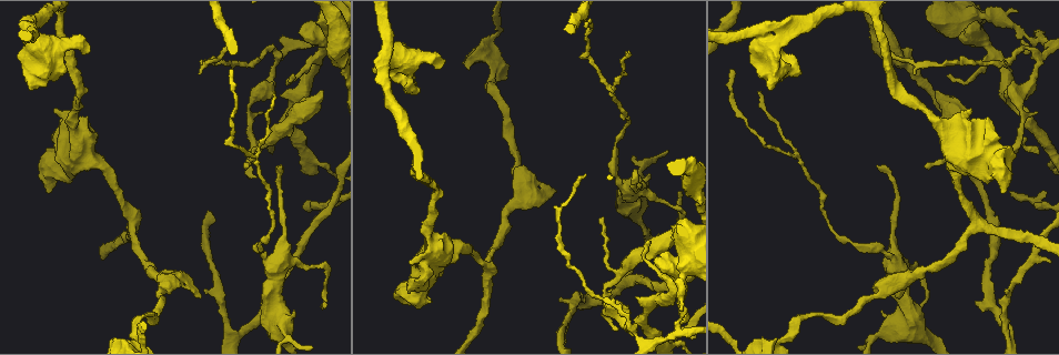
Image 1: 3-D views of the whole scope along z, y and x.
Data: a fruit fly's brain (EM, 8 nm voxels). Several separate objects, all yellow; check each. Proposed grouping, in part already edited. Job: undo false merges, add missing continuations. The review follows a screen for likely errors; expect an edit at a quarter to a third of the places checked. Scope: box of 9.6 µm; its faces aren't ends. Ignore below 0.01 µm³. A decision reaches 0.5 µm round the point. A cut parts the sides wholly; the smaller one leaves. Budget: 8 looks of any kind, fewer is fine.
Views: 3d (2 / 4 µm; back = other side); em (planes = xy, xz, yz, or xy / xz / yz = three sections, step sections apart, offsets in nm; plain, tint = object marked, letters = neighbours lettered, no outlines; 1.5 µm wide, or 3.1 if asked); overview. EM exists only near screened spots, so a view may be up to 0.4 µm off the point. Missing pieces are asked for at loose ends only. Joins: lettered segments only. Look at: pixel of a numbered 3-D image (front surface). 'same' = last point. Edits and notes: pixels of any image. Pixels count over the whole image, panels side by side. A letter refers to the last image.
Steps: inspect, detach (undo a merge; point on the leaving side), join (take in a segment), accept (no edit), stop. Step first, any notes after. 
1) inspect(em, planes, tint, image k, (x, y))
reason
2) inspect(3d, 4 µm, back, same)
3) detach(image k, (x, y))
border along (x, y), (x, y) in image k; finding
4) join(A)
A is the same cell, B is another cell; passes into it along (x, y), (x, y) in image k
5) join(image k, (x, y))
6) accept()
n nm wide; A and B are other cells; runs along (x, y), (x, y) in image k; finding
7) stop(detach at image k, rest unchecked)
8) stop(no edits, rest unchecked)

inspect(em, planes, letters, image 1, (615, 276))
abrupt turn

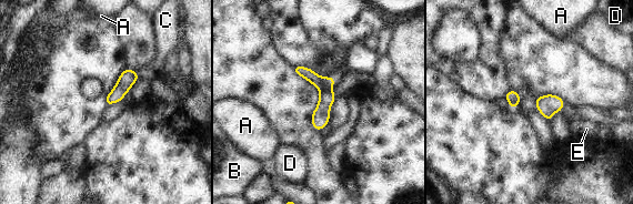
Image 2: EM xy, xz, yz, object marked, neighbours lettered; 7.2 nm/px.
accept()
110 nm wide; A, B, C, D and E are other cells; border along (136, 72), (139, 77) in image 2; all the same neuron

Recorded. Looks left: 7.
inspect(em, yz, step 4, tint, image 1, (323, 92))
stops while still wide

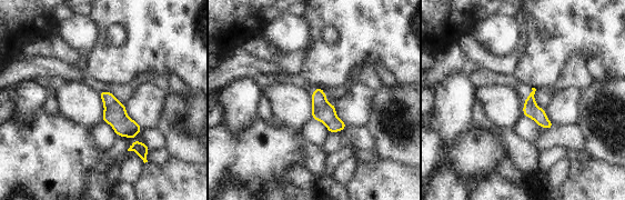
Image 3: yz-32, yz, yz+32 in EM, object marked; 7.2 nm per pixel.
inspect(em, planes, letters, same)
cut it another way

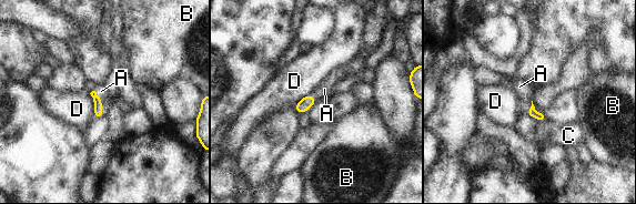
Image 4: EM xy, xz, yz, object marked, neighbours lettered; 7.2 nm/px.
join(A)
A is the same cell, B, C and D are other cells; passes into it along (98, 111), (101, 102), (101, 91) in image 4; the neuron continues

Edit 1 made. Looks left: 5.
inspect(em, planes, letters, image 1, (559, 301))
an open end

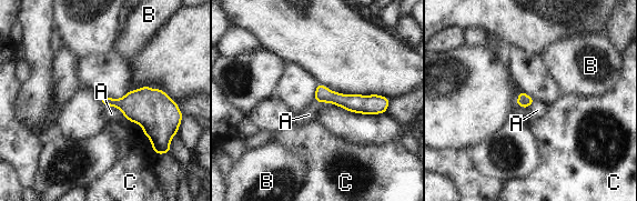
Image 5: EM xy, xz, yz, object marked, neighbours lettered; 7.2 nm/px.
accept()
A, B and C are other cells; runs along (317, 93), (349, 102), (384, 104) in image 5; none of them fits

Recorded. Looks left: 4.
stop(join at image 4, rest unchecked)

